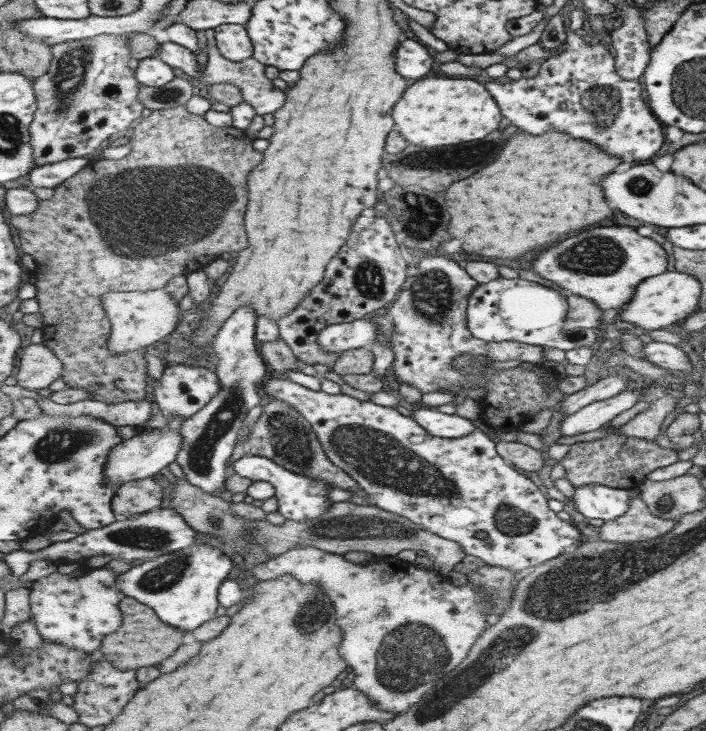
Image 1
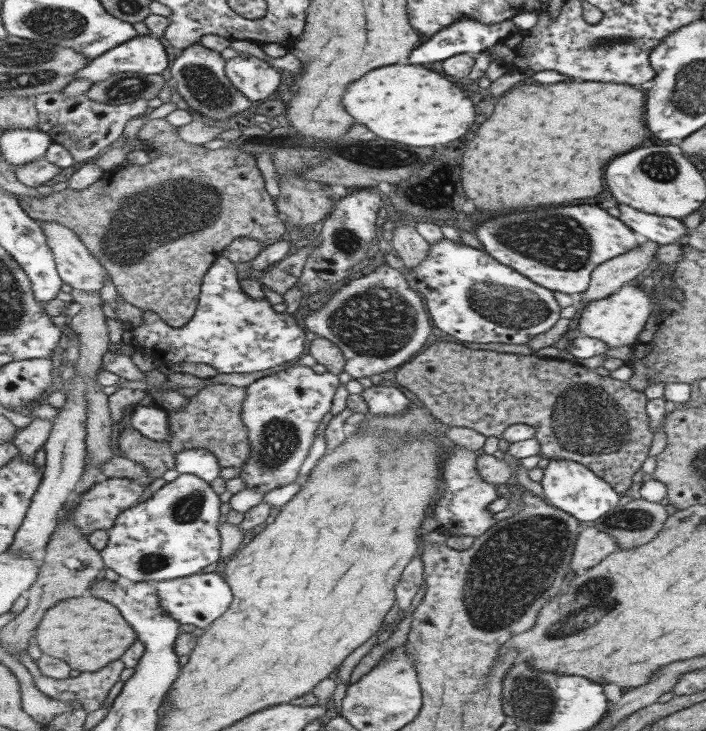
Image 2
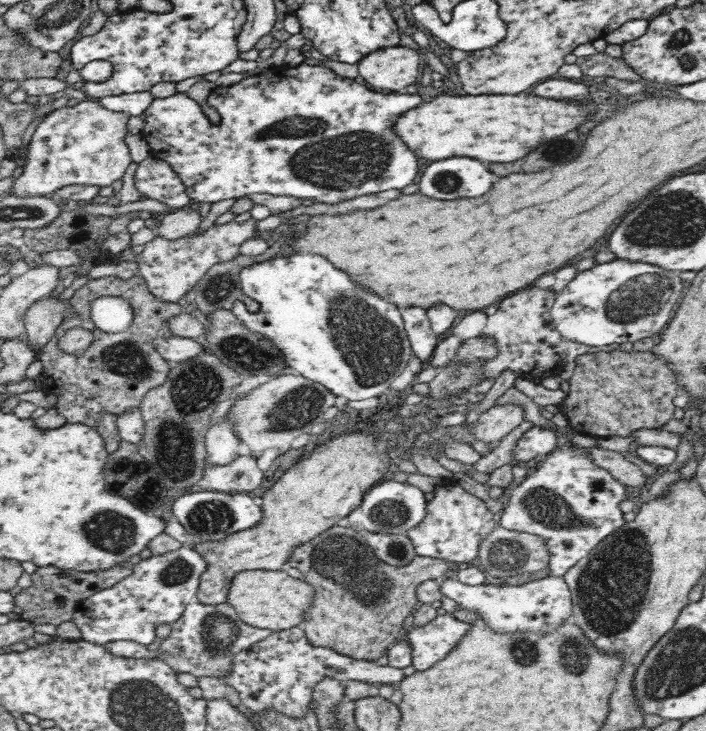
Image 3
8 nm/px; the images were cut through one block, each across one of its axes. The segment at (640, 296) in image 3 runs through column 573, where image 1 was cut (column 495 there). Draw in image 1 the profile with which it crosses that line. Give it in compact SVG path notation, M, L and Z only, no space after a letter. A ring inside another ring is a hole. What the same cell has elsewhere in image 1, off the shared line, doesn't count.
M501 276L493 282L479 284L470 296L467 308L471 332L486 341L519 341L536 347L553 347L575 350L583 346L596 348L602 334L595 329L570 332L566 329L566 318L570 311L569 297L537 282L523 280L520 276L507 279Z

